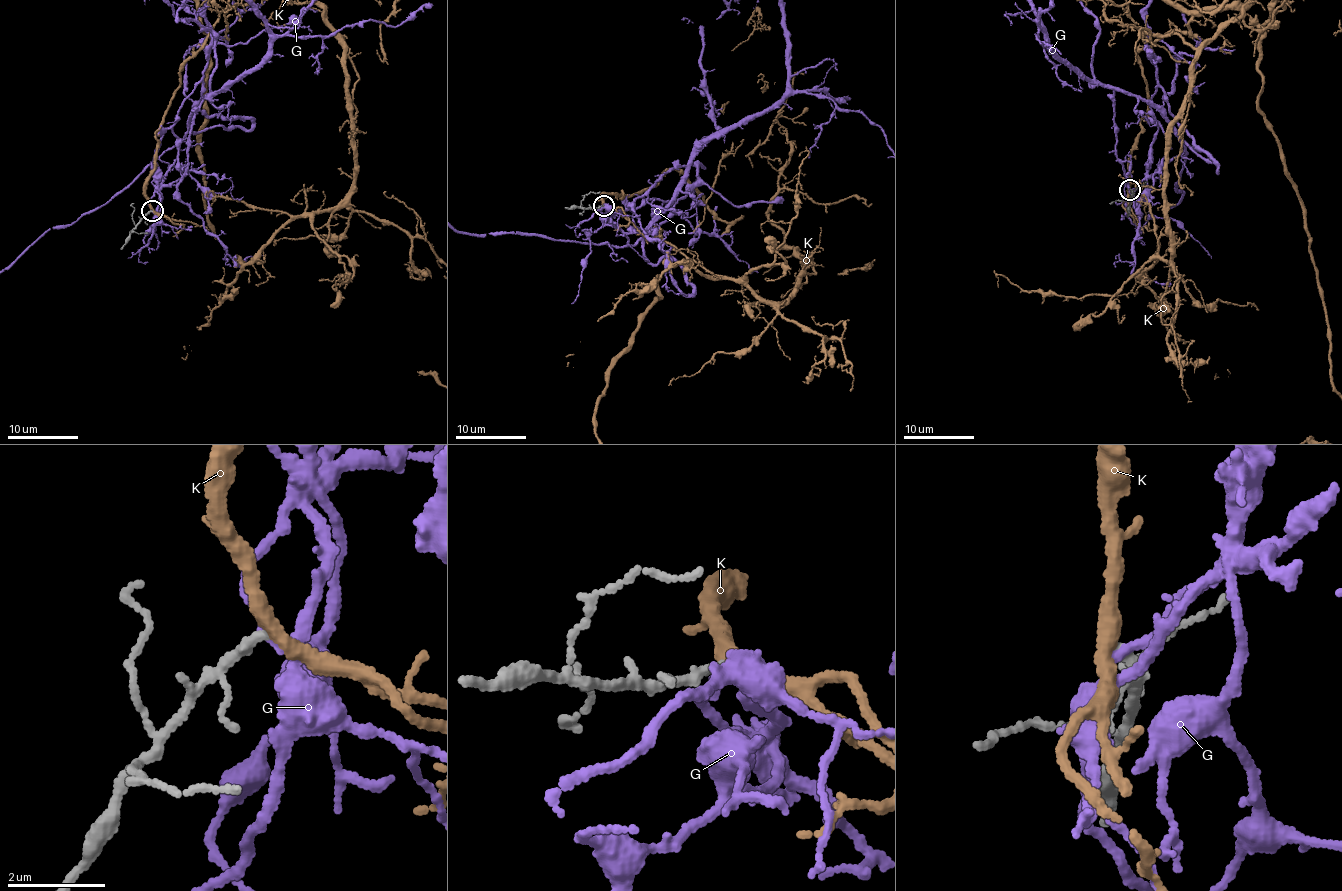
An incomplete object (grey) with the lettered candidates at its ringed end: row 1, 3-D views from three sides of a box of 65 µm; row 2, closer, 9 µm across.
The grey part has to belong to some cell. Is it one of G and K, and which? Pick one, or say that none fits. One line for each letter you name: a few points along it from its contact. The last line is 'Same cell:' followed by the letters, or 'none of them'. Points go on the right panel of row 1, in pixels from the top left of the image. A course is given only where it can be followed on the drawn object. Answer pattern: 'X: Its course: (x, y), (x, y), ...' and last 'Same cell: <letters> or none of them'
Same cell: none of them

